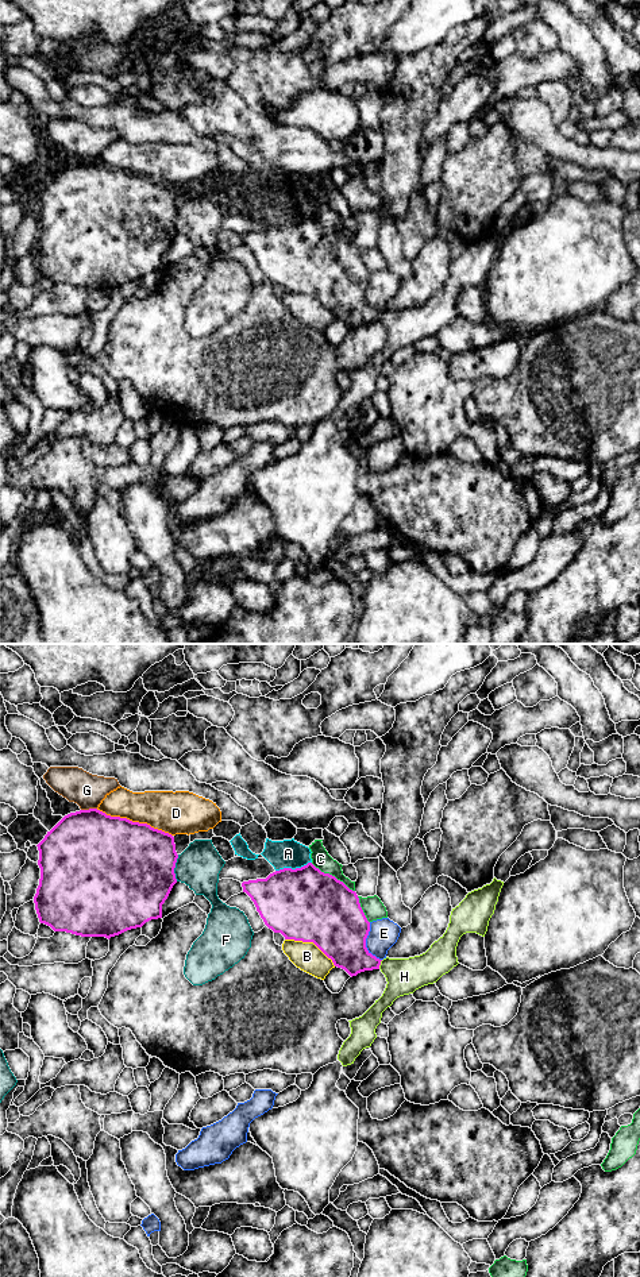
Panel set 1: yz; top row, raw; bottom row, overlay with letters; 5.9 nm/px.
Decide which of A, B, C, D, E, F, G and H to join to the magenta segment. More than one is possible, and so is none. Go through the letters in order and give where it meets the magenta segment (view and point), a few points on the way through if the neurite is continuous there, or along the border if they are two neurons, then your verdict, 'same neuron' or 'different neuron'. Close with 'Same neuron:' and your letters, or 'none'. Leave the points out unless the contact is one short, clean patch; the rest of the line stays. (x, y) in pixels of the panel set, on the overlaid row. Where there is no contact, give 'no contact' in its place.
A: contact yz (293, 870); different neuron
B: contact yz (311, 941); different neuron
C: contact yz (331, 875); different neuron
D: contact yz (134, 822); different neuron
E: contact yz (365, 942); border yz (369, 922), (366, 948), (381, 960); different neuron
F: contact yz (174, 867); different neuron
G: contact yz (89, 809); different neuron
H: contact yz (380, 964); border yz (382, 960), (378, 968); different neuron
Same neuron: none

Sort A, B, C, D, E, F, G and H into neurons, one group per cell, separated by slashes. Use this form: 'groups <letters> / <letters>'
groups A / B / C H / D / E / F / G

